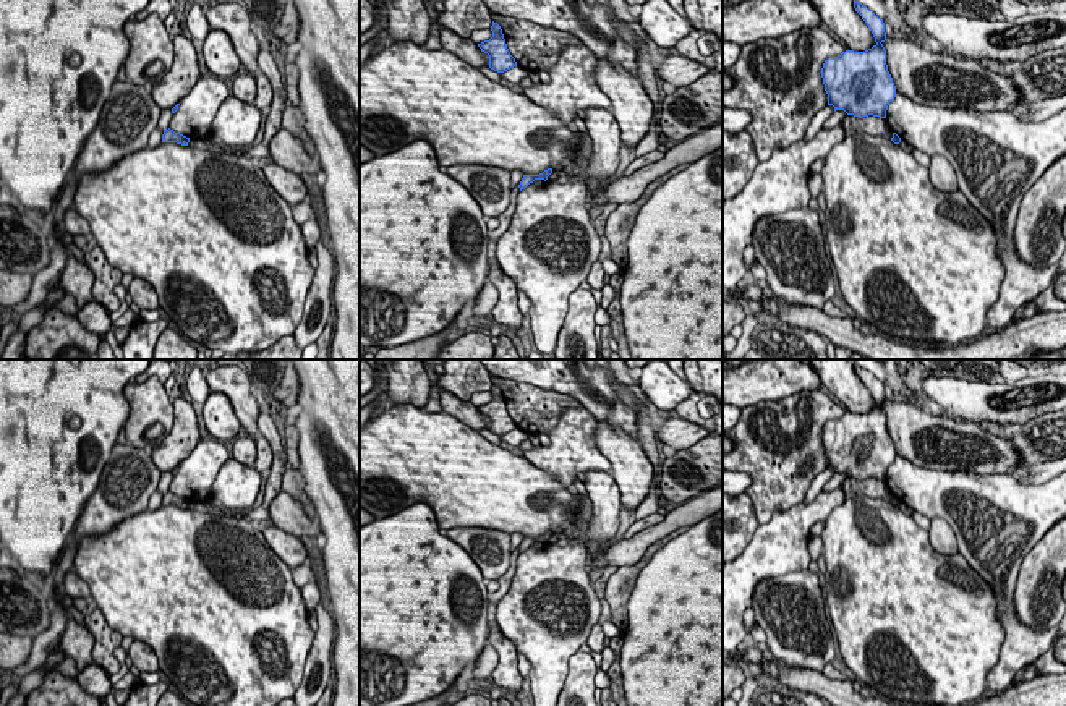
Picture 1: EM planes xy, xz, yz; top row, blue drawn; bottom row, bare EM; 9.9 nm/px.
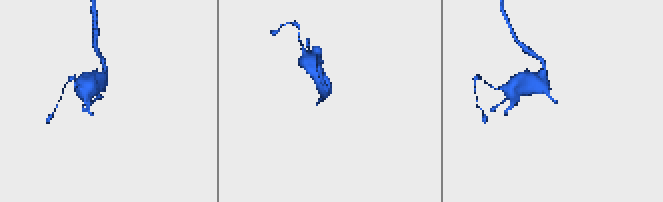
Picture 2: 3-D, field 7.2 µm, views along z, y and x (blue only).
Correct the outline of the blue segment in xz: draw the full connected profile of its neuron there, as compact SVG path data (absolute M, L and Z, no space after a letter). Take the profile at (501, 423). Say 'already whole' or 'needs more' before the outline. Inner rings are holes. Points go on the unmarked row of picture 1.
already whole; M492 384L491 393L492 400L478 406L478 410L481 411L481 415L489 418L489 431L497 436L504 436L517 429L517 424L507 411L501 389Z

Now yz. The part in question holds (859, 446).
already whole; M854 363L855 374L870 390L875 408L865 415L846 413L825 423L821 440L828 468L859 481L886 481L888 468L896 460L896 449L888 434L885 385L872 372Z

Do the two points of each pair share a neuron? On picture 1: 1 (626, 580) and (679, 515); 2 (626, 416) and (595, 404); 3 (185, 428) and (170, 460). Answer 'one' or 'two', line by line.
1: two
2: one
3: one

